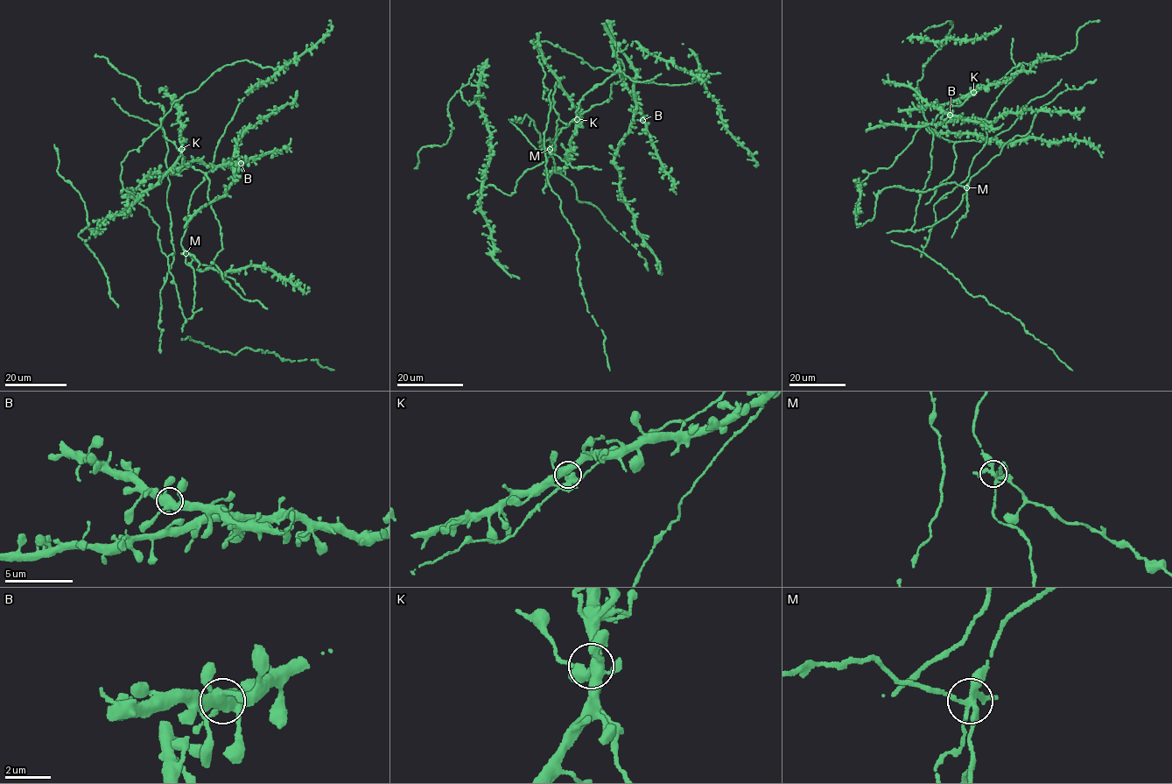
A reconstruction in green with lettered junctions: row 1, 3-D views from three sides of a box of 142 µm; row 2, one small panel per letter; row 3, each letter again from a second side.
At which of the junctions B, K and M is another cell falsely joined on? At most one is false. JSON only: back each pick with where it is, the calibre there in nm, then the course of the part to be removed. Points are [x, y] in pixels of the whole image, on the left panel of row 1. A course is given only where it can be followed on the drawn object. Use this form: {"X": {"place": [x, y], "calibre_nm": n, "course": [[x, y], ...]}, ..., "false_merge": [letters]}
{"M": {"place": [185, 253], "calibre_nm": 280, "course": [[185, 253], [194, 257], [200, 264], [200, 271], [209, 267], [220, 272], [244, 299], [258, 300], [267, 309]]}, "false_merge": ["M"]}

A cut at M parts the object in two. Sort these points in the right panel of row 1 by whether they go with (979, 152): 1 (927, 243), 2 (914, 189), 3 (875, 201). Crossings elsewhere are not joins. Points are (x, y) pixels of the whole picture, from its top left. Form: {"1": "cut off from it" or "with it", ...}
{"1": "with it", "2": "cut off from it", "3": "cut off from it"}

